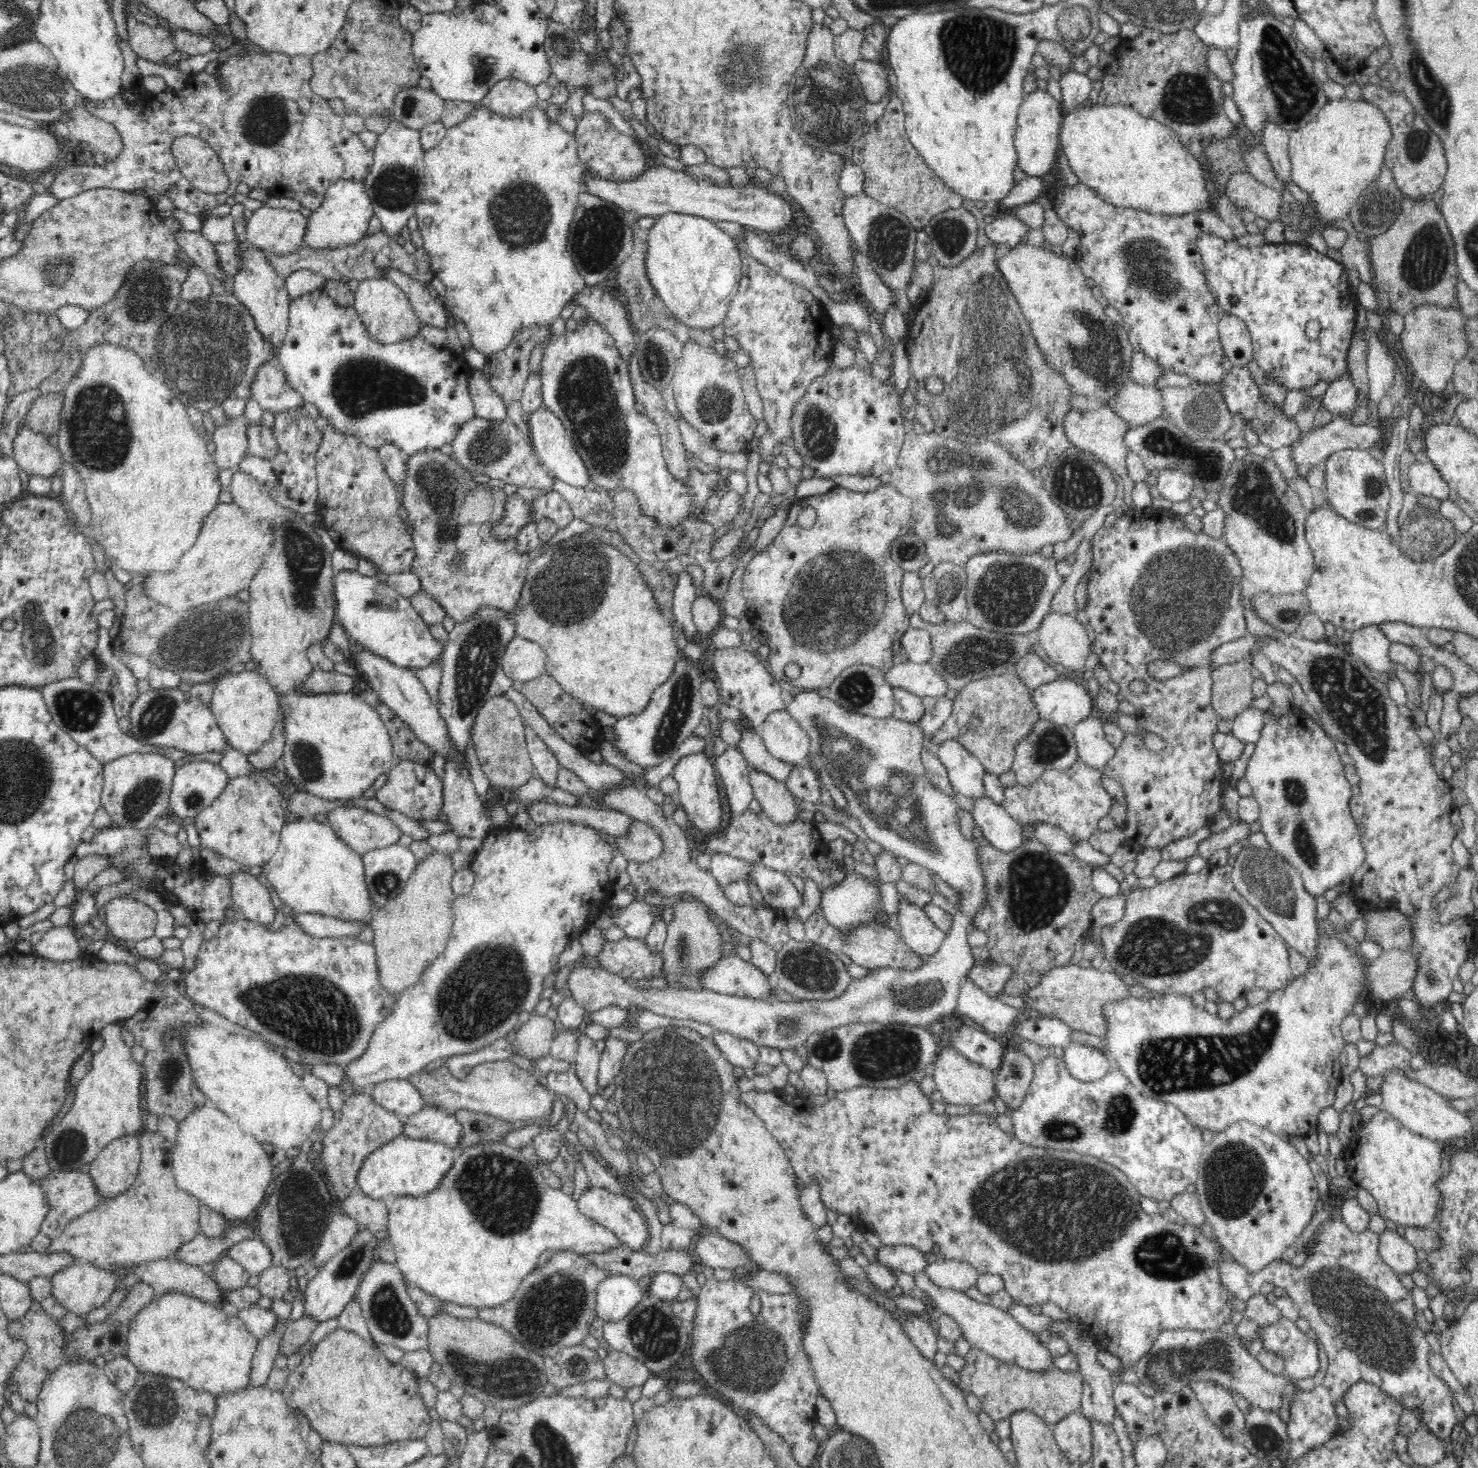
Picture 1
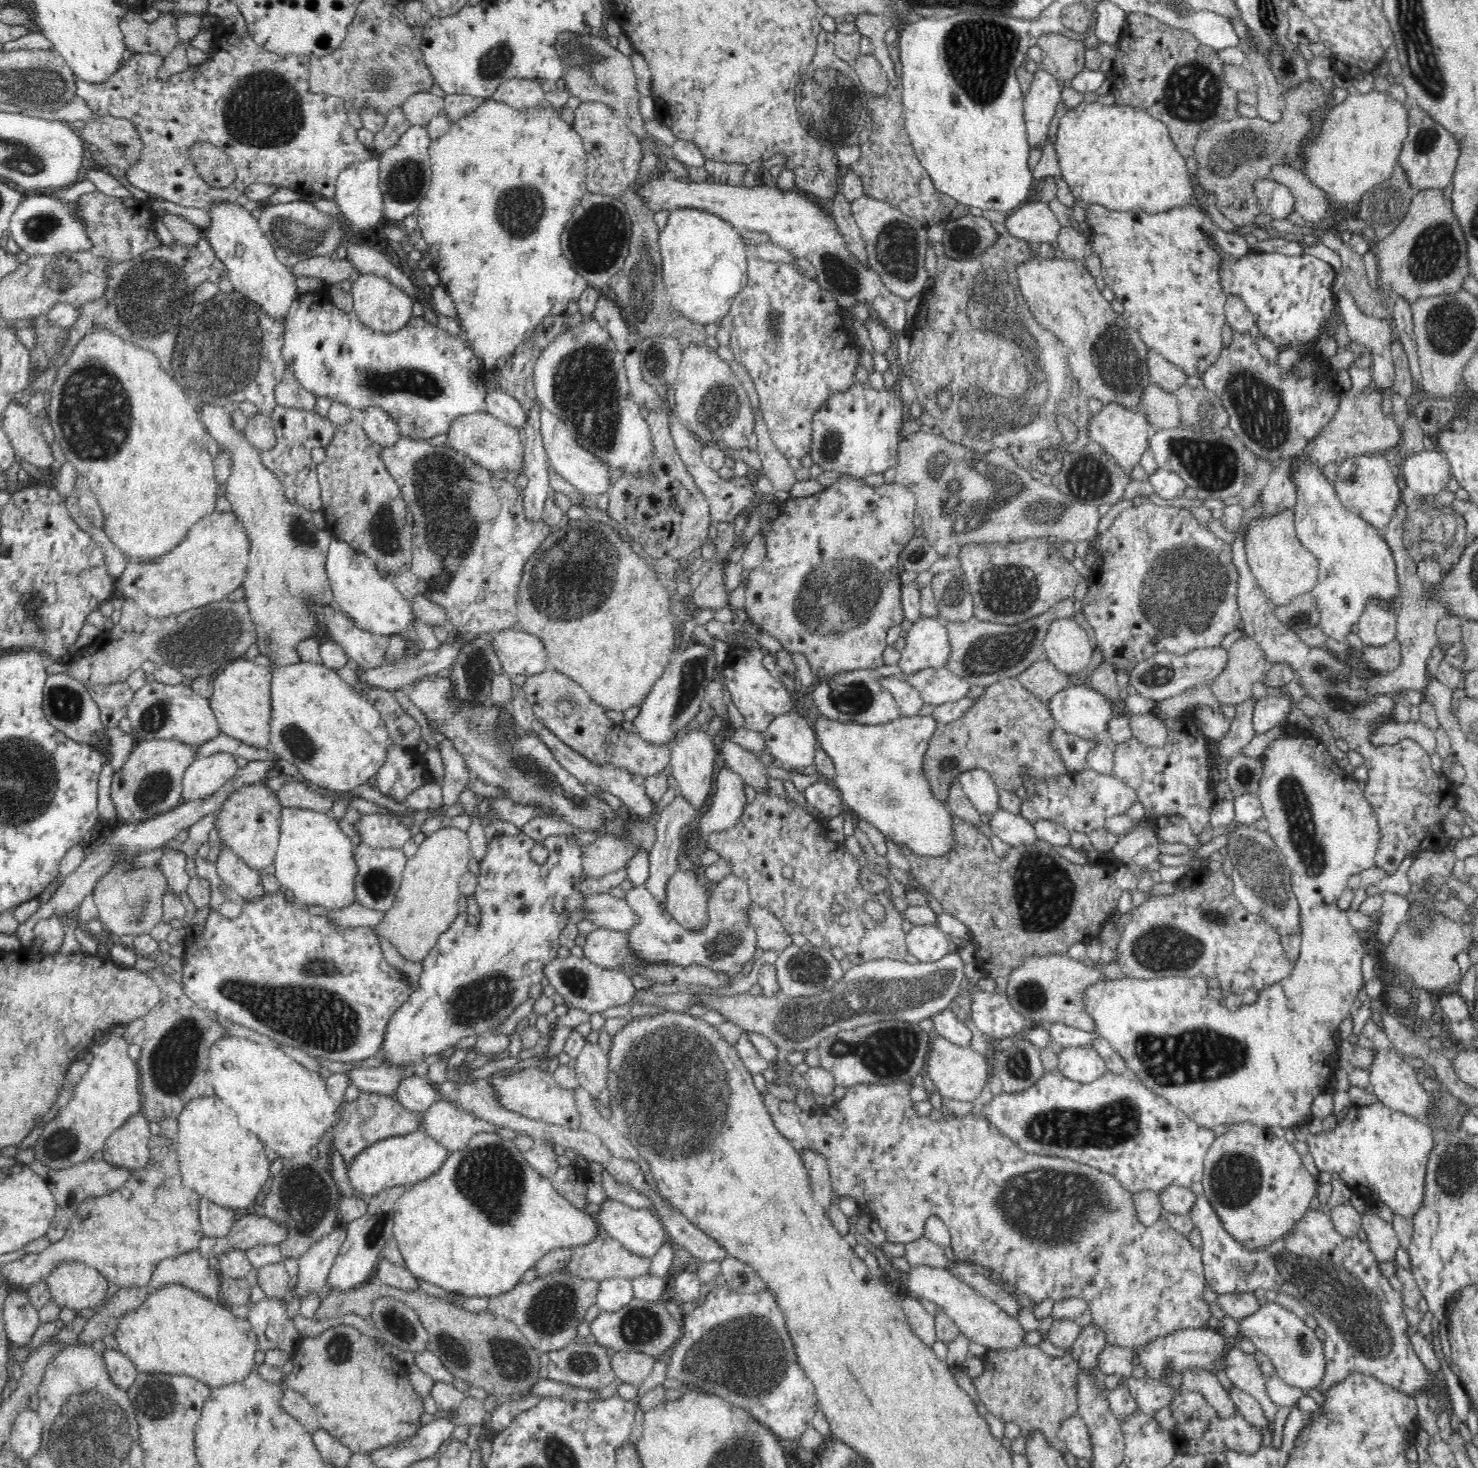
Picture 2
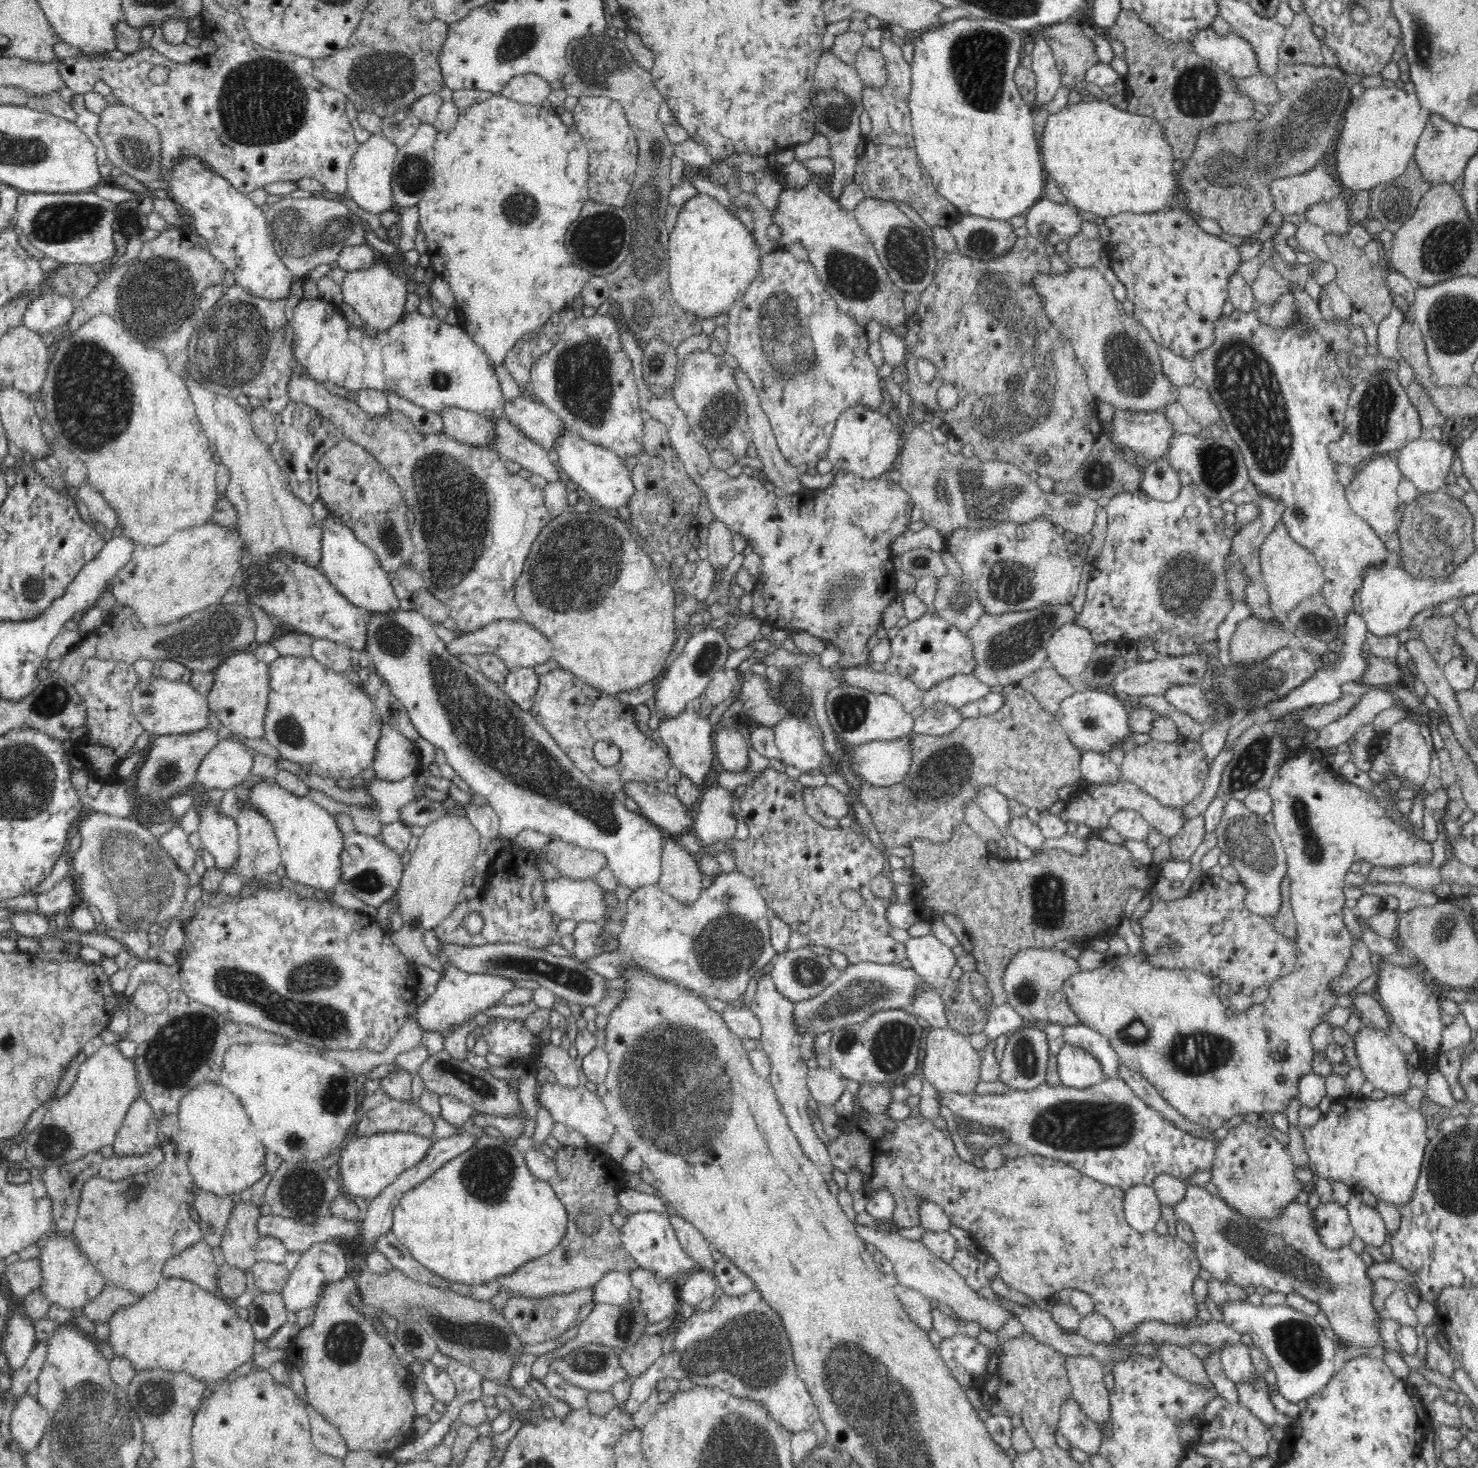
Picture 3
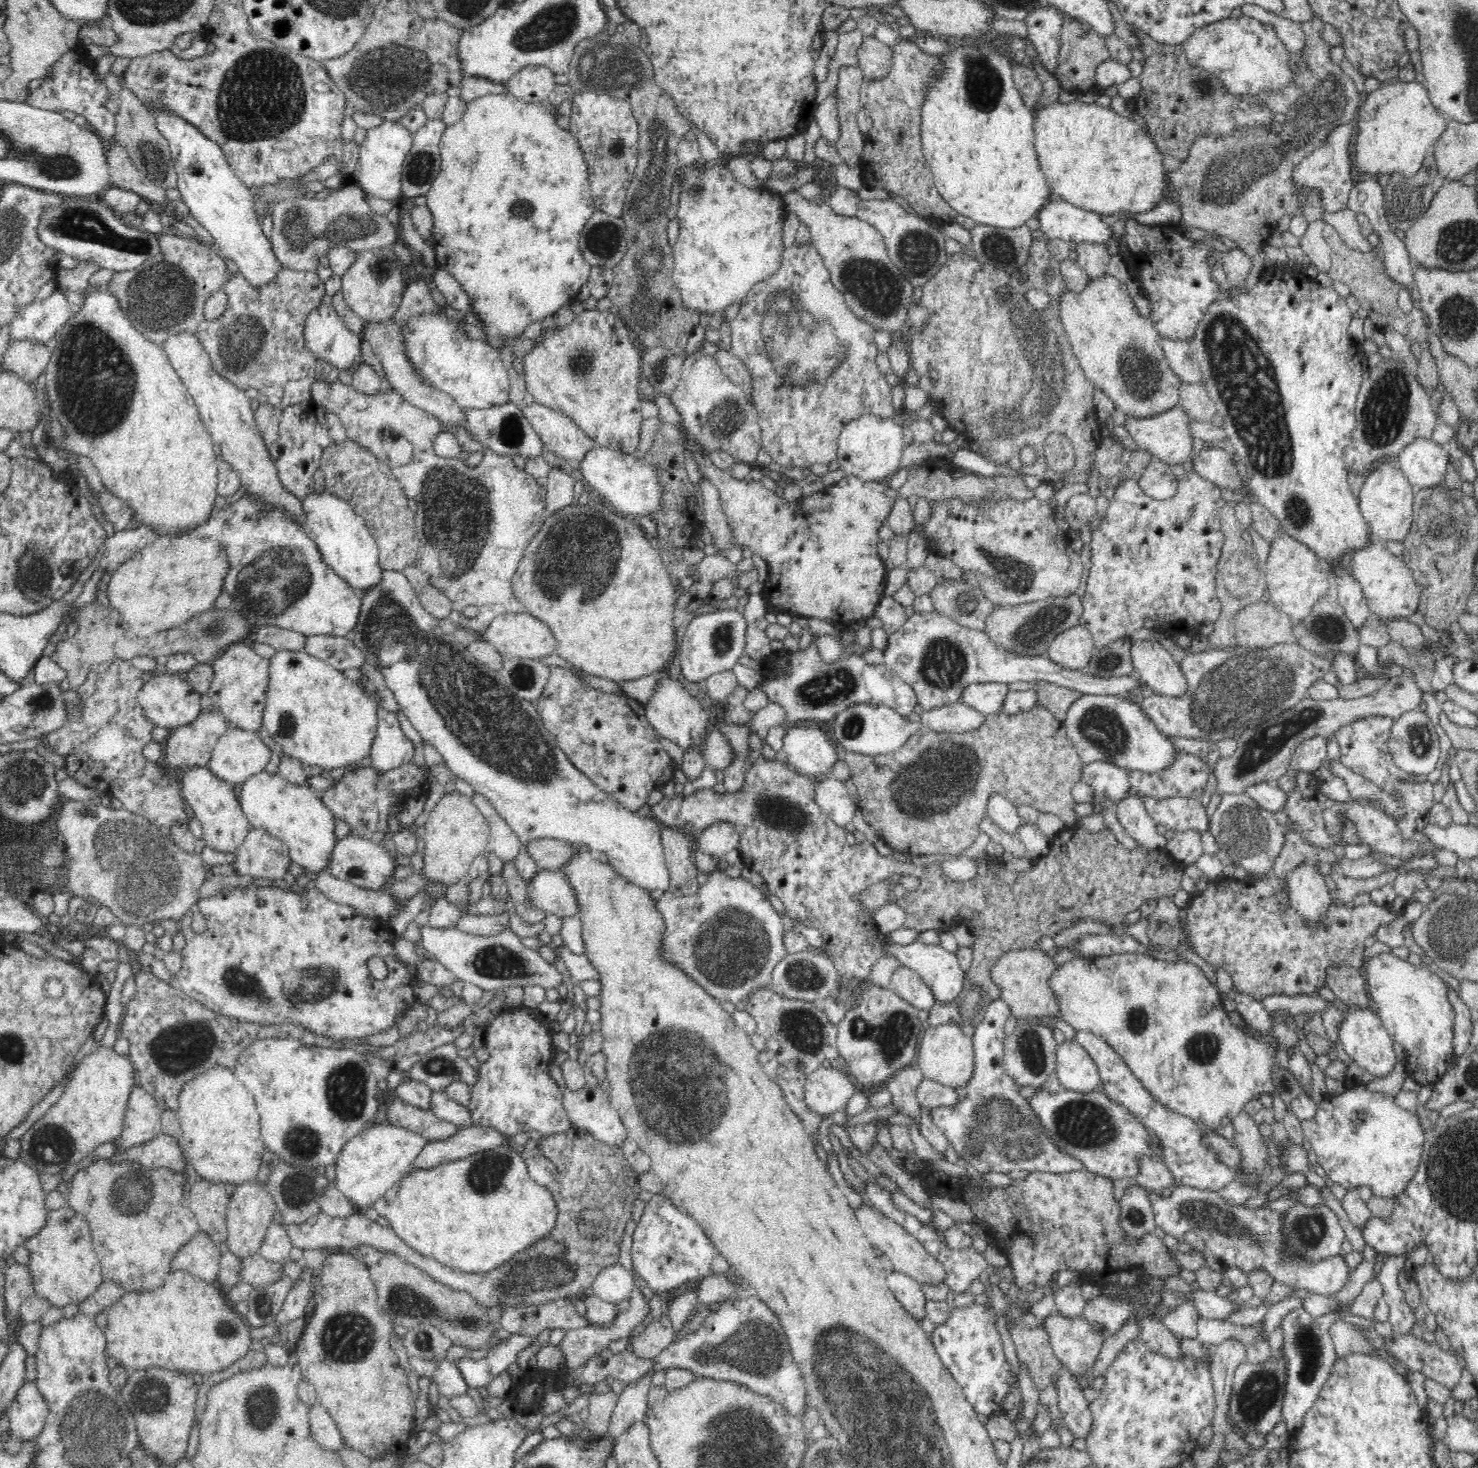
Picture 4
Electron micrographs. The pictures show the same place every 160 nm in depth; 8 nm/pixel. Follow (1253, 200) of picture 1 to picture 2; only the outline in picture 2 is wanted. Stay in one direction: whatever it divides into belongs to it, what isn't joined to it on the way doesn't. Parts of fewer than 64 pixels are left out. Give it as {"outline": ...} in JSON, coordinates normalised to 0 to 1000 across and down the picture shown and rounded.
{"outline":[[[860,121],[851,123],[848,127],[853,144],[859,146],[863,150],[867,150],[876,143],[876,134],[870,127]]]}

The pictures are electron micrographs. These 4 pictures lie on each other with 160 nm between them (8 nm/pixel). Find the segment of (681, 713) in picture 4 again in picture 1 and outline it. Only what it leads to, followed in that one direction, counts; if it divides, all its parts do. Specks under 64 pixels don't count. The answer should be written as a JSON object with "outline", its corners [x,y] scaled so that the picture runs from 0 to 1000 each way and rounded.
{"outline":[[[478,512],[471,512],[460,516],[455,525],[456,531],[459,533],[457,543],[465,554],[465,561],[480,568],[488,565],[490,553],[486,540],[486,534],[484,533],[484,523],[479,517]]]}

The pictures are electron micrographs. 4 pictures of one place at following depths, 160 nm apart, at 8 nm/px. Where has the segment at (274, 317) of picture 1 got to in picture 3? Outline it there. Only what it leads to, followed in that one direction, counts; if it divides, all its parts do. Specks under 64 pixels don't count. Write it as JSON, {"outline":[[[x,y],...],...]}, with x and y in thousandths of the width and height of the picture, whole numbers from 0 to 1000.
{"outline":[[[122,106],[116,117],[115,135],[122,143],[130,146],[131,155],[139,163],[142,172],[154,184],[158,186],[161,195],[168,200],[188,206],[196,203],[199,187],[190,176],[188,176],[185,163],[181,160],[179,146],[177,142],[170,138],[168,134],[144,117],[133,108]]]}

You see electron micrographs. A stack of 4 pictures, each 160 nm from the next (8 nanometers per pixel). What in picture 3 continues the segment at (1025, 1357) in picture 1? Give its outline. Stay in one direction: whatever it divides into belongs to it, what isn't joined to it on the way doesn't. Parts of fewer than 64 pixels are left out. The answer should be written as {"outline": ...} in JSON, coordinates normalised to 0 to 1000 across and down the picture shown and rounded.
{"outline":[[[593,833],[581,834],[580,840],[585,847],[591,847],[593,851],[604,860],[606,873],[612,877],[621,879],[629,886],[632,884],[635,887],[639,887],[653,901],[660,899],[663,903],[663,905],[674,908],[683,898],[686,897],[686,894],[679,892],[679,890],[674,886],[666,884],[658,879],[654,875],[653,871],[651,871],[651,868],[648,868],[642,860],[631,854],[630,851],[628,851],[622,845],[618,845],[605,839],[597,840]]]}

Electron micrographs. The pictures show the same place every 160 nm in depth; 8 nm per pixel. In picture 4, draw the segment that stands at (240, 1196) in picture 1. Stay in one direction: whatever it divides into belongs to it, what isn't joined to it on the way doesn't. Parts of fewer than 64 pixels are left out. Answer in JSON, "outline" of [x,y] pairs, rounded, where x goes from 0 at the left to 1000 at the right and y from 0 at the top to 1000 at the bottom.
{"outline":[[[146,726],[128,736],[122,743],[119,758],[126,789],[137,804],[162,808],[173,803],[180,783],[176,775],[176,760],[172,748],[164,738],[160,738],[156,728]]]}

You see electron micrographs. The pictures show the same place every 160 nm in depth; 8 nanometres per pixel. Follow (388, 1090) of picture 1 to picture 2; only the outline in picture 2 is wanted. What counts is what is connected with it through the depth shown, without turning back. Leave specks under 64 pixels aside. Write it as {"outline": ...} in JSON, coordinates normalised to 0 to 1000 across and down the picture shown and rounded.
{"outline":[[[281,732],[272,734],[268,744],[265,747],[280,759],[290,757],[292,751],[297,749],[290,736]]]}

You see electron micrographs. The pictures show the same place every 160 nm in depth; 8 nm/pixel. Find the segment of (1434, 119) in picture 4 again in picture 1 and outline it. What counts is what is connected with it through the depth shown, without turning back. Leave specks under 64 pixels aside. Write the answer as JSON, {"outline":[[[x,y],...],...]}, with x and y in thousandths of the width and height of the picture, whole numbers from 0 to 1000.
{"outline":[[[903,67],[898,70],[892,76],[890,80],[878,89],[873,90],[871,94],[871,104],[873,114],[873,123],[880,129],[887,134],[887,144],[899,151],[909,149],[913,142],[917,138],[922,131],[927,129],[930,124],[934,121],[937,112],[939,97],[942,95],[942,87],[938,78],[930,70],[920,68]]]}

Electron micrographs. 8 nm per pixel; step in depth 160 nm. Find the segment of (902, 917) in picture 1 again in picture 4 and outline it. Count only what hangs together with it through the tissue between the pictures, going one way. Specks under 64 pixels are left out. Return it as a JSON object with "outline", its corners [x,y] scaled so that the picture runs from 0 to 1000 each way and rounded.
{"outline":[[[620,640],[613,644],[601,644],[599,647],[601,651],[607,653],[610,657],[618,661],[622,664],[622,666],[631,674],[633,681],[635,683],[647,682],[648,678],[651,676],[651,670],[654,666],[654,661],[651,660],[647,654],[647,651],[642,648],[640,648],[635,643],[626,643]]]}

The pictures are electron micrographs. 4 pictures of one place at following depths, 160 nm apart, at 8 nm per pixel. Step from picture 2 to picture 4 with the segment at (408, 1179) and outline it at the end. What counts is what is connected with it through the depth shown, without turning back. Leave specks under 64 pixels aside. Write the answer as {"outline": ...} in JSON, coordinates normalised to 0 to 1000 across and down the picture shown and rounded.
{"outline":[[[256,762],[231,782],[227,792],[226,808],[242,824],[246,825],[260,815],[279,797],[281,789],[289,779],[284,772]]]}

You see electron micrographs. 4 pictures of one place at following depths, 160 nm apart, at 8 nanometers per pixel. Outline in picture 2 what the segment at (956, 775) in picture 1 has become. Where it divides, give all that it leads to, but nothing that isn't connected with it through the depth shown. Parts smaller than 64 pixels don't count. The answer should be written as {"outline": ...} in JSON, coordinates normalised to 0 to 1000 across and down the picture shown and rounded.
{"outline":[[[665,523],[658,524],[648,529],[649,534],[662,554],[673,554],[677,550],[675,548],[675,537]]]}

